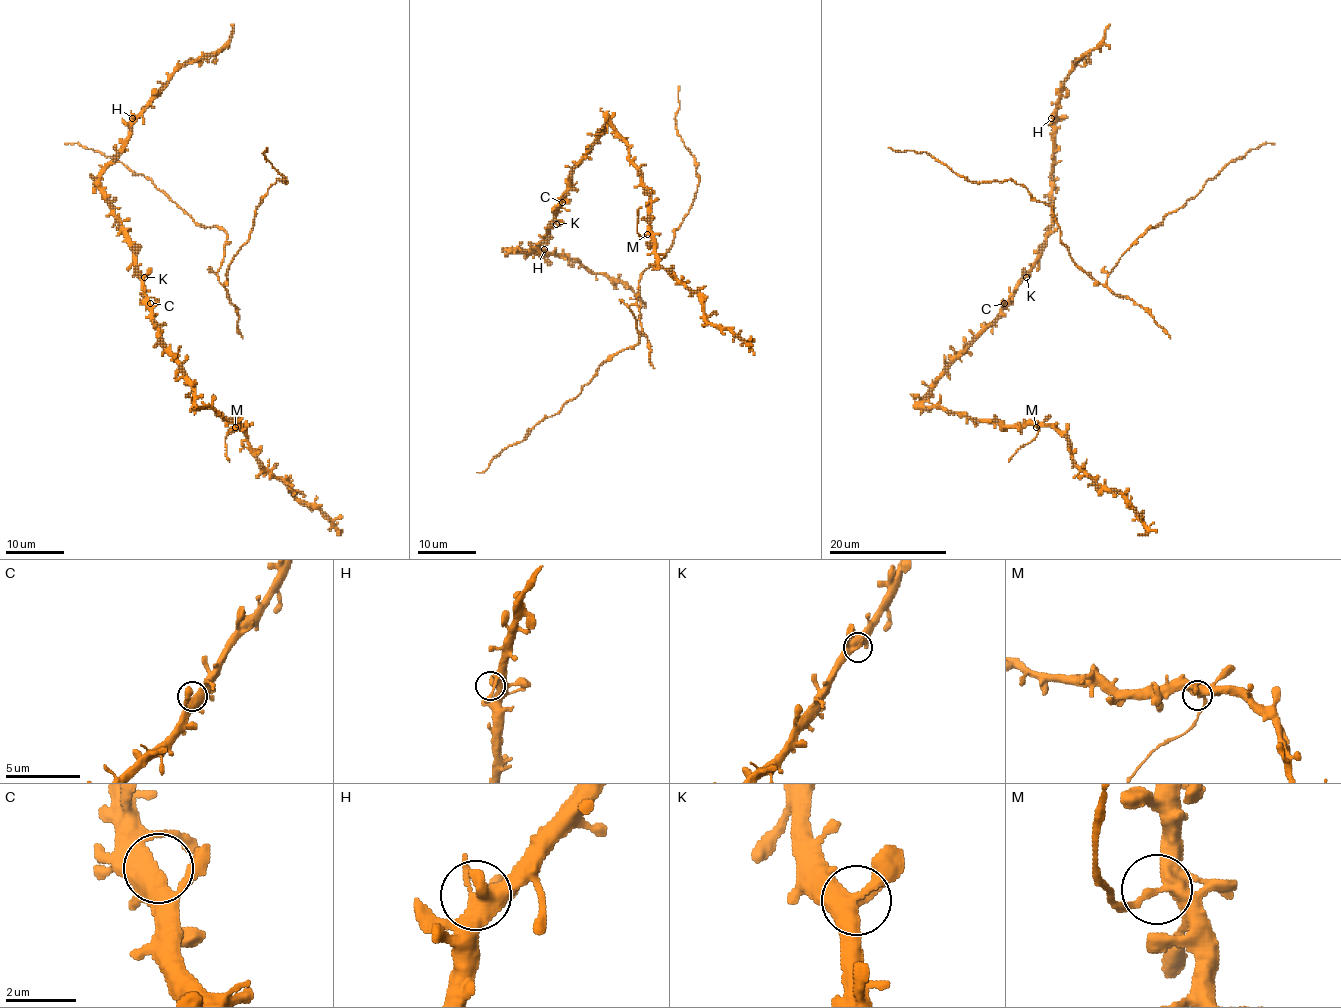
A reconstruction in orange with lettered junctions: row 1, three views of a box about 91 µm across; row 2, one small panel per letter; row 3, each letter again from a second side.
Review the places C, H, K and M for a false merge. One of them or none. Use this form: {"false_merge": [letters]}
{"false_merge": ["M"]}

